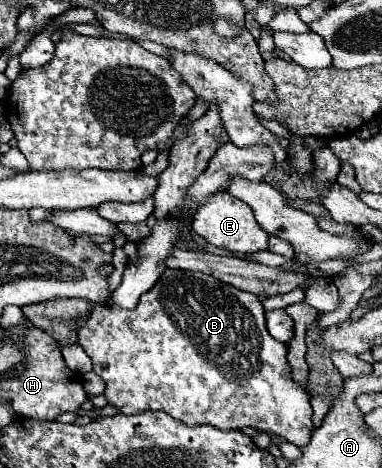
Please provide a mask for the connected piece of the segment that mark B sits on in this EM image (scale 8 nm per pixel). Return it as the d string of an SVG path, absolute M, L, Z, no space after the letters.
M168 269L158 281L156 285L144 293L138 301L138 305L130 311L120 309L116 305L94 305L90 319L86 321L84 327L80 327L78 331L78 345L86 351L86 355L92 359L94 363L94 373L98 373L104 383L104 397L108 401L108 405L120 409L120 413L124 415L136 415L140 411L152 409L152 411L164 411L168 415L172 415L178 421L184 421L188 425L214 425L218 429L230 431L230 429L244 429L244 427L254 427L258 431L270 431L274 435L280 435L282 439L294 443L296 447L304 447L310 443L310 435L314 431L314 423L312 423L312 405L310 405L310 395L296 383L290 379L290 365L288 365L288 347L276 339L272 339L272 335L266 329L266 319L264 319L264 307L258 295L248 293L248 291L240 291L228 283L218 281L212 275L206 273L194 273L194 271L176 271L176 269Z

